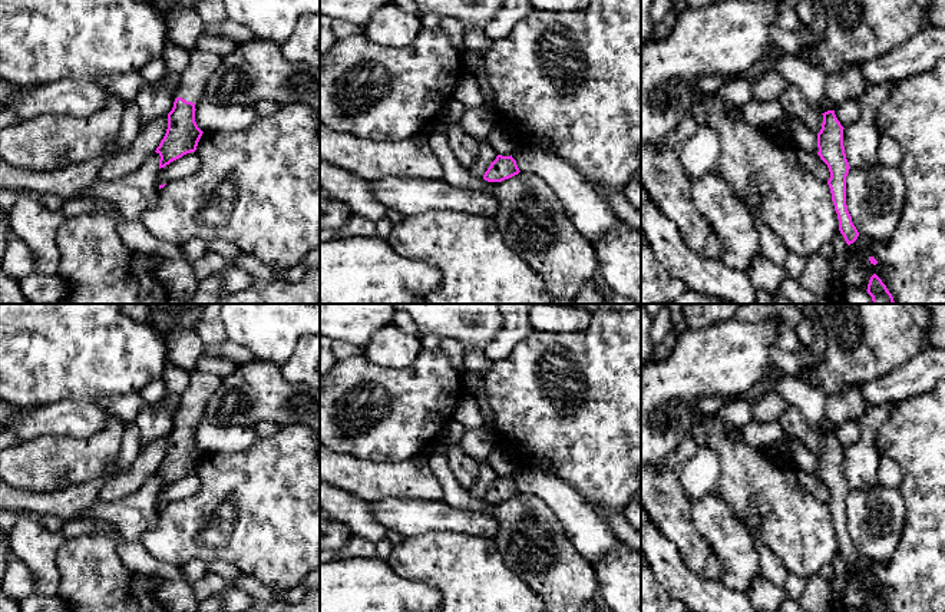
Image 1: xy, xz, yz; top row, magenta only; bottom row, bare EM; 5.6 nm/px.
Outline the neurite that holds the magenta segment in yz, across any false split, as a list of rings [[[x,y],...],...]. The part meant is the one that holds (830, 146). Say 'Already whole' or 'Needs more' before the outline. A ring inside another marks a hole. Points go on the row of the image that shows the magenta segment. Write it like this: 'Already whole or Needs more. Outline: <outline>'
Needs more. Outline: [[[793,83],[779,97],[779,102],[786,113],[799,118],[809,129],[817,133],[817,155],[830,172],[827,185],[837,214],[839,231],[847,245],[853,244],[859,232],[846,205],[846,176],[850,166],[843,146],[845,128],[837,120],[835,110],[817,112],[806,102],[802,90]]]

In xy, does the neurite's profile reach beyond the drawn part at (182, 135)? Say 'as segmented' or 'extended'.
extended

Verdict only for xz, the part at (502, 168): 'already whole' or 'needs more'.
needs more

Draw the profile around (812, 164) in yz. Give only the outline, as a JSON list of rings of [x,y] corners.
[[[797,150],[797,162],[799,165],[813,175],[816,179],[822,182],[827,182],[830,178],[830,172],[827,165],[820,159],[819,155],[812,155],[803,150]]]

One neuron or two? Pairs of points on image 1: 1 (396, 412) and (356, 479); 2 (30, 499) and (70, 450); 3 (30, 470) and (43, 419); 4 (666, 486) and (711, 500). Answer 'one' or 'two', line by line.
1: two
2: two
3: two
4: two

